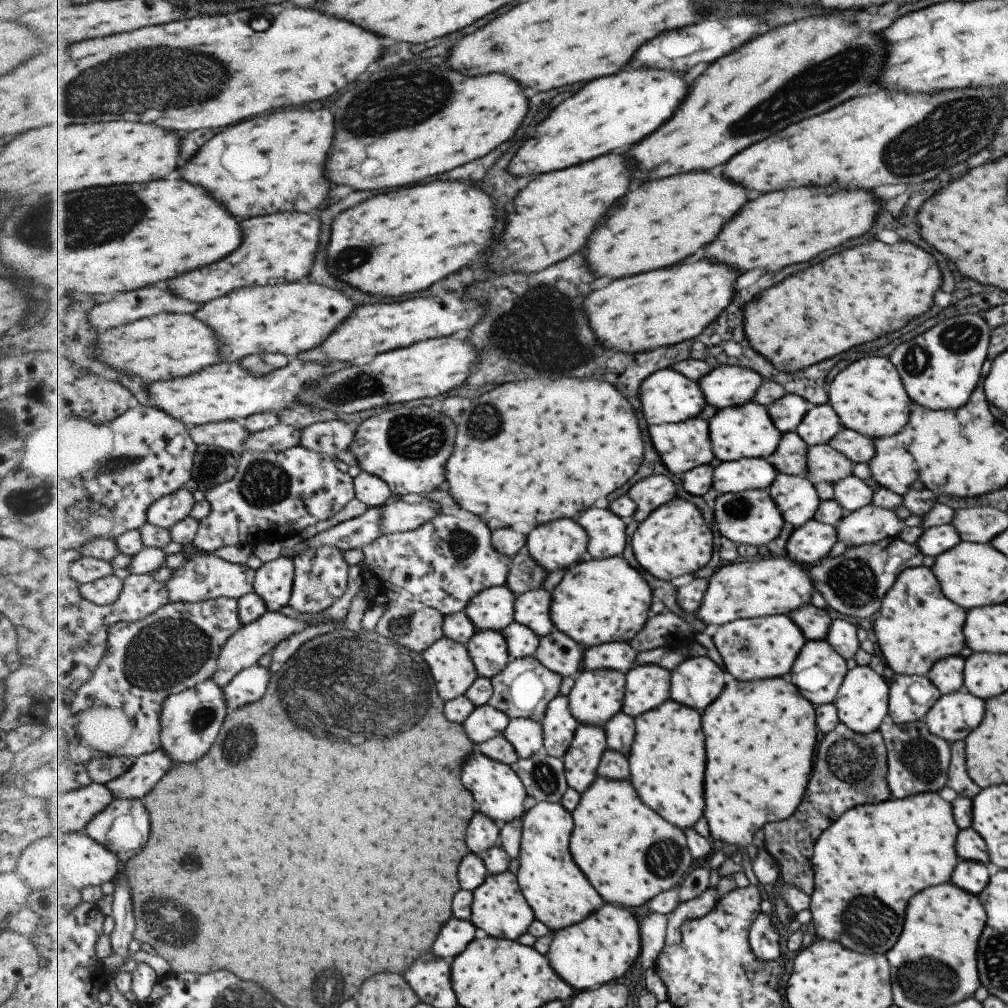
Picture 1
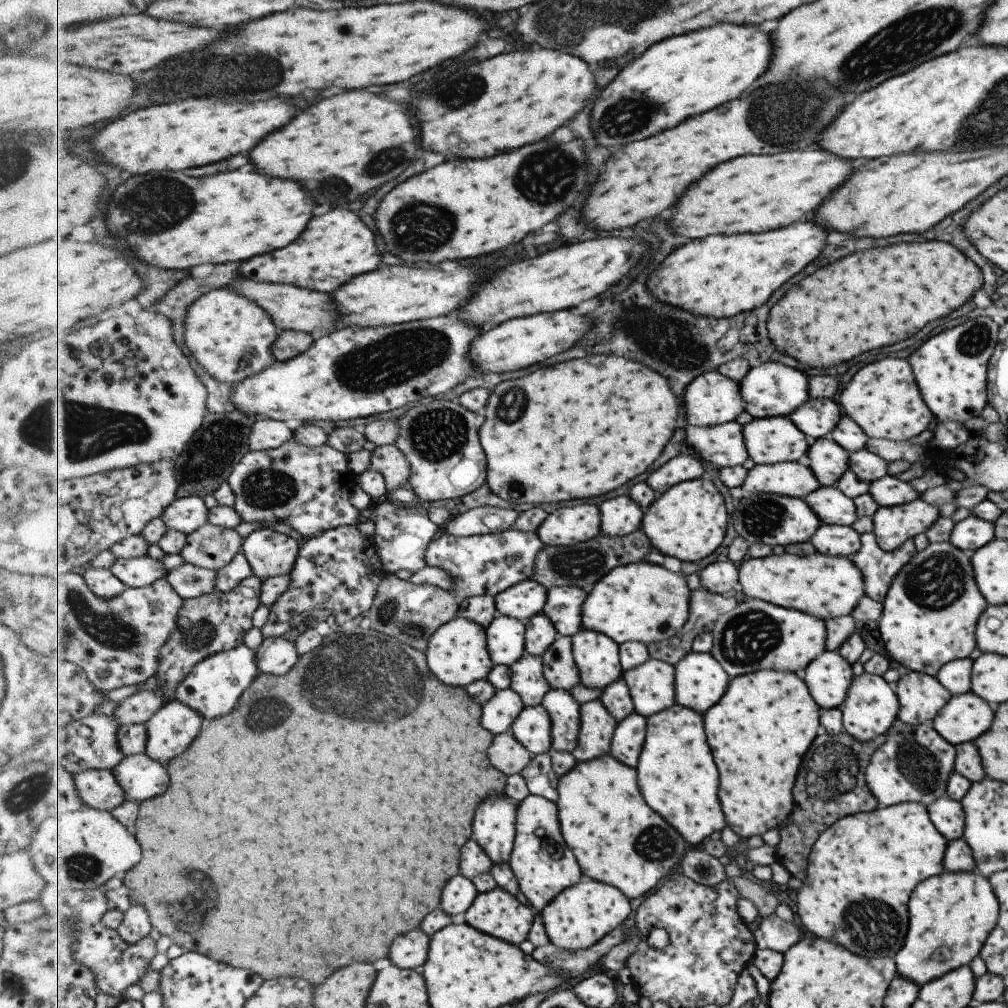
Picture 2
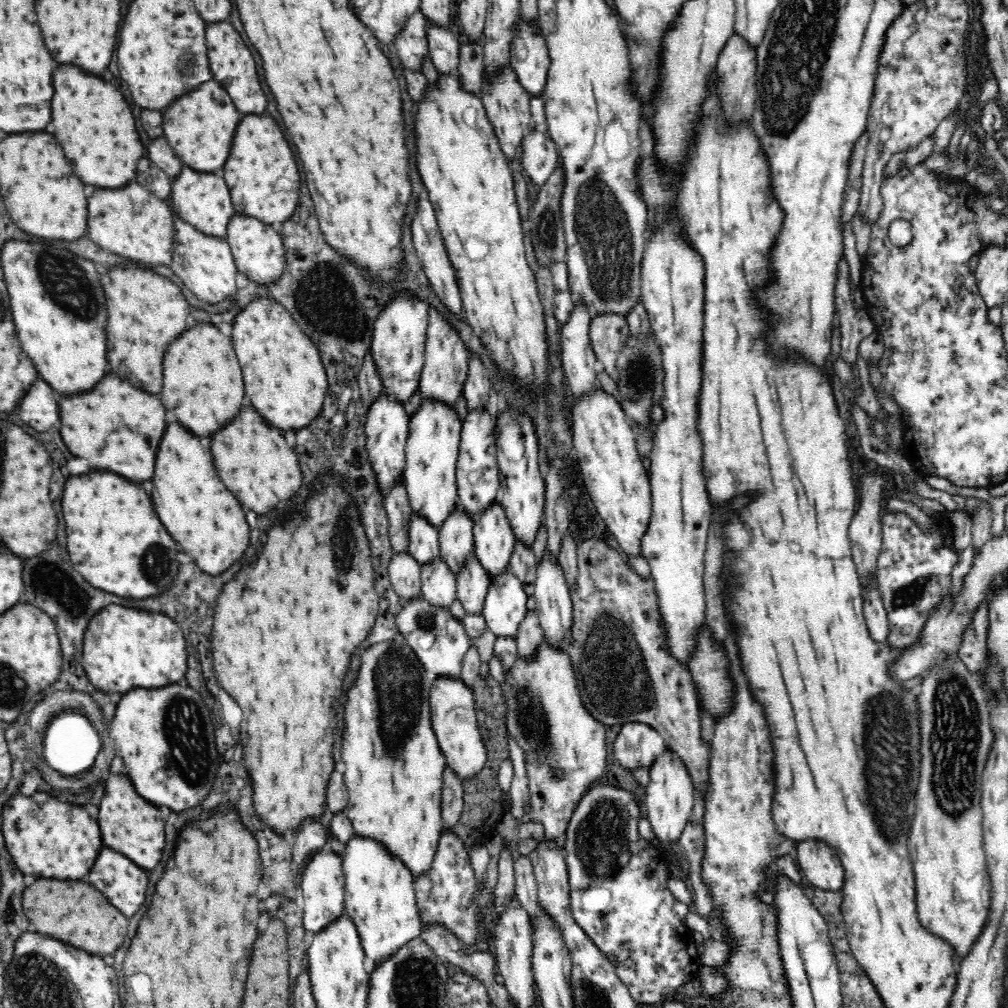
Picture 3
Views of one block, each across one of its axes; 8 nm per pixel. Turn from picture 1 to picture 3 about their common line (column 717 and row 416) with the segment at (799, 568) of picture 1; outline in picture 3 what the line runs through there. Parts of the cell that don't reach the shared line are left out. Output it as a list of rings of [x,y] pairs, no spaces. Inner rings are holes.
[[[598,386],[598,388],[594,389],[590,394],[580,397],[577,401],[572,400],[571,423],[572,427],[574,427],[573,445],[576,449],[576,458],[579,461],[580,470],[583,475],[583,484],[585,485],[588,497],[592,502],[592,506],[596,509],[598,518],[605,522],[605,530],[612,538],[614,538],[615,548],[618,549],[625,558],[627,558],[627,556],[634,556],[634,554],[636,554],[636,556],[643,556],[643,548],[641,547],[641,544],[643,543],[643,536],[648,530],[652,514],[651,486],[649,483],[649,476],[646,474],[646,468],[642,465],[642,460],[640,460],[640,456],[638,455],[636,438],[634,437],[634,432],[632,432],[628,416],[623,411],[620,403],[618,403],[614,397],[610,396],[603,388]]]

